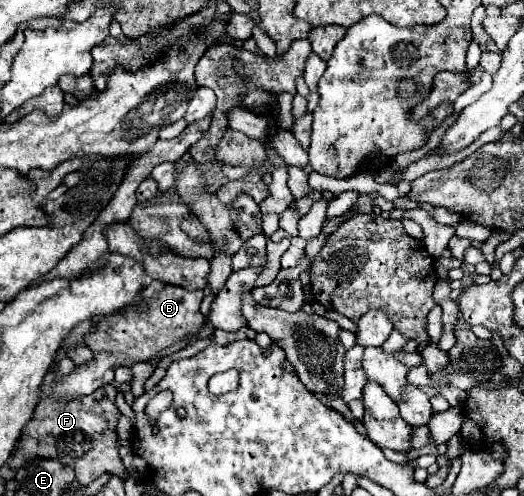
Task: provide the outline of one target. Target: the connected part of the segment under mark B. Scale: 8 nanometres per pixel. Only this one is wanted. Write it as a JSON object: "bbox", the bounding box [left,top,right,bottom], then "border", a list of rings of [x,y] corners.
{"bbox":[42,280,204,398],"border":[[[154,280],[144,288],[142,296],[148,302],[146,312],[138,312],[130,308],[128,312],[120,312],[116,316],[102,316],[96,324],[96,330],[84,334],[84,344],[92,350],[94,358],[88,364],[80,366],[82,376],[76,376],[76,368],[74,368],[74,372],[62,378],[60,382],[46,382],[42,390],[42,398],[50,394],[60,394],[62,398],[90,394],[102,384],[110,384],[114,380],[114,370],[118,366],[130,368],[136,362],[148,362],[170,344],[186,336],[198,334],[198,330],[204,324],[204,316],[200,314],[200,302],[204,298],[202,290],[188,292],[180,286],[170,286]]]}

